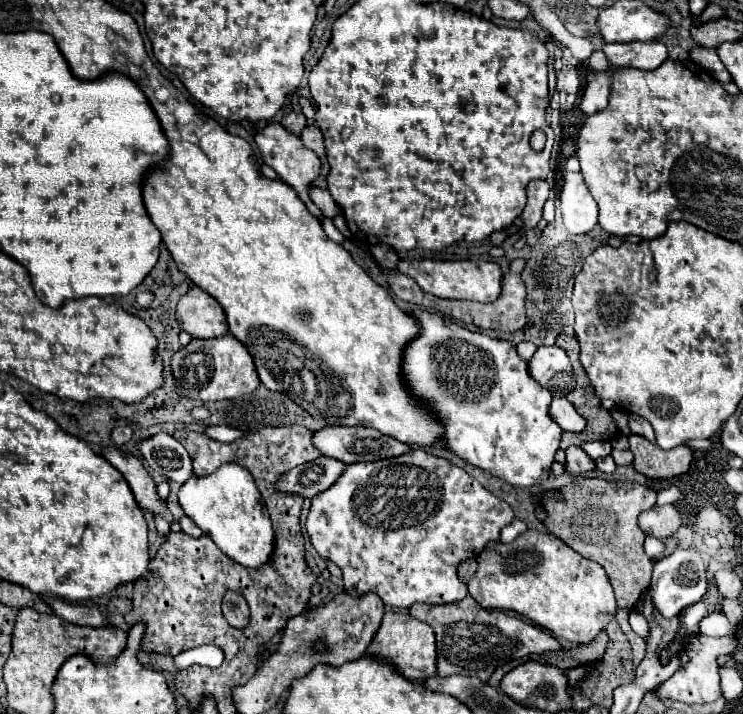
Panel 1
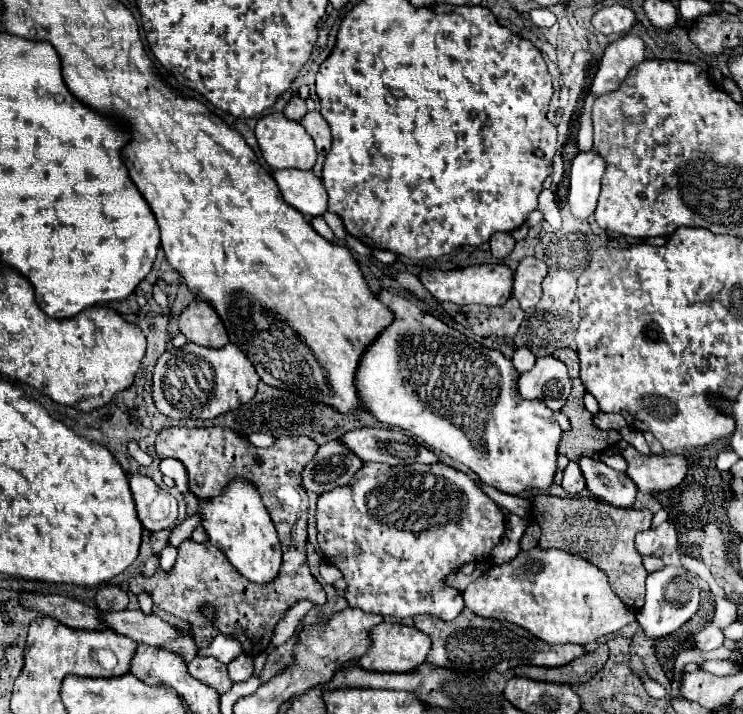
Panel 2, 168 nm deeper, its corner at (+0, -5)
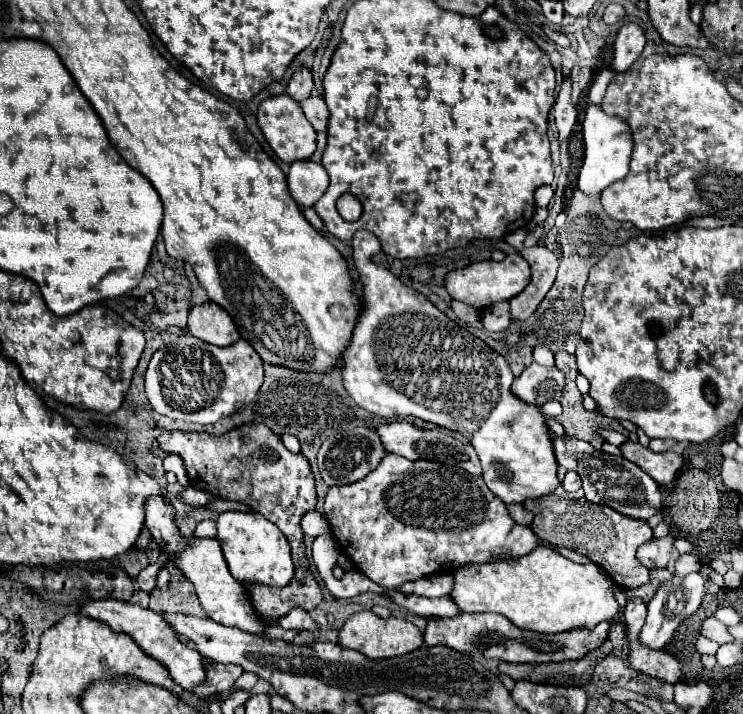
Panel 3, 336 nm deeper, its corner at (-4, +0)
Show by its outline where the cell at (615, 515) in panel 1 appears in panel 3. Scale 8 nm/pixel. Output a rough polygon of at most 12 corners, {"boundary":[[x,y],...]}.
{"boundary":[[554,493],[526,499],[532,531],[604,567],[618,587],[650,583],[636,549],[648,521]]}

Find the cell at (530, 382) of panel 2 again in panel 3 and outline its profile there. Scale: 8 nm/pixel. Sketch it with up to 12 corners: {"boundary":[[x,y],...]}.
{"boundary":[[528,365],[512,383],[526,403],[560,401],[566,377],[558,367]]}

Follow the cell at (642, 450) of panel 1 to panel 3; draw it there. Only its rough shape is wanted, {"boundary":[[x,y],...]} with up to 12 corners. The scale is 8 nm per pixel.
{"boundary":[[638,441],[620,451],[658,485],[668,485],[684,463],[674,451],[654,453]]}

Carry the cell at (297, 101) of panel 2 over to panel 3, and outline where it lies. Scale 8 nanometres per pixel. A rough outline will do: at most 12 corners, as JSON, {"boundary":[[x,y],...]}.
{"boundary":[[310,69],[292,75],[286,93],[302,103],[310,97],[314,83]]}

